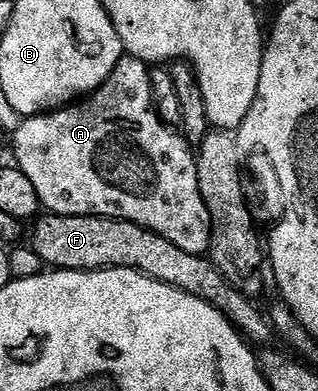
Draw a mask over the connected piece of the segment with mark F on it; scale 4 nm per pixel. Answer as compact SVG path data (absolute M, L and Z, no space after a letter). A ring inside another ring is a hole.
M48 213L32 227L30 247L44 260L45 266L53 270L73 269L89 273L95 269L137 269L150 279L158 279L210 303L210 307L222 311L222 315L226 315L226 319L230 319L253 346L268 347L277 340L269 314L264 309L260 310L253 298L234 288L222 271L214 267L211 259L190 255L190 251L182 251L182 247L170 243L170 239L162 239L162 235L154 235L154 231L138 227L138 223L98 215Z

